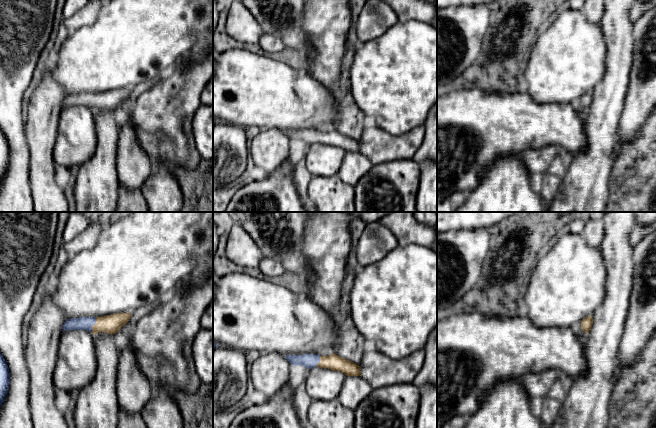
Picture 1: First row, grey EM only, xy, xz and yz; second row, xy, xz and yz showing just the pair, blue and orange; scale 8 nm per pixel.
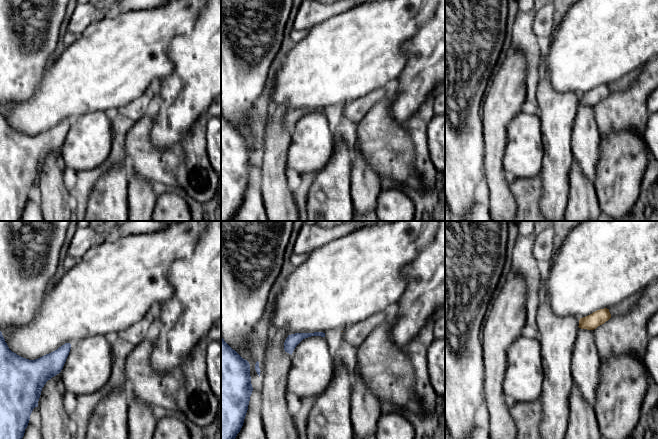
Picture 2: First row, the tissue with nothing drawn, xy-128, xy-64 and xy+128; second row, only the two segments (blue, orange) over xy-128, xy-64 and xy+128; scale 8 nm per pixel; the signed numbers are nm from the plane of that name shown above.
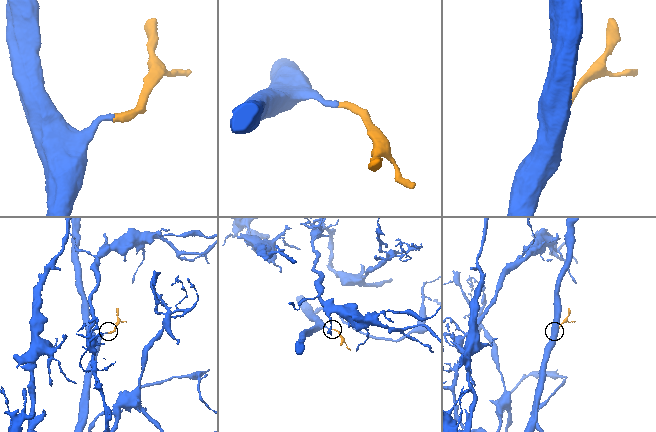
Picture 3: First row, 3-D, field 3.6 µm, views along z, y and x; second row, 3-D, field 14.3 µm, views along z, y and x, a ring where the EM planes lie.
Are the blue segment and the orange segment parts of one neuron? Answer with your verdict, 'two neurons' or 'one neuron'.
one neuron

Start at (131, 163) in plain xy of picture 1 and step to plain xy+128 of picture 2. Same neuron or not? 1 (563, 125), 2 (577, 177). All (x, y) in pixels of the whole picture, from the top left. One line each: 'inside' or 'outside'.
1: outside
2: outside

